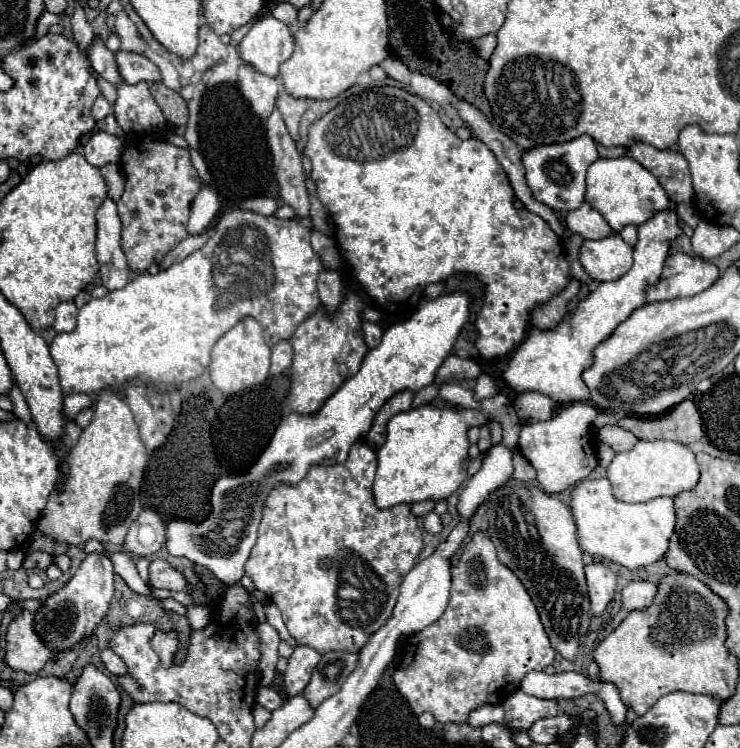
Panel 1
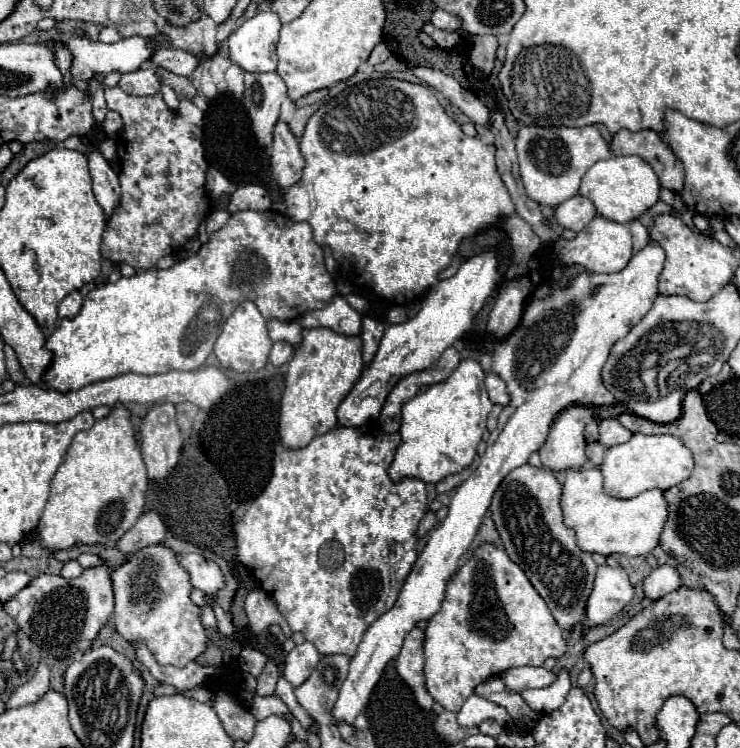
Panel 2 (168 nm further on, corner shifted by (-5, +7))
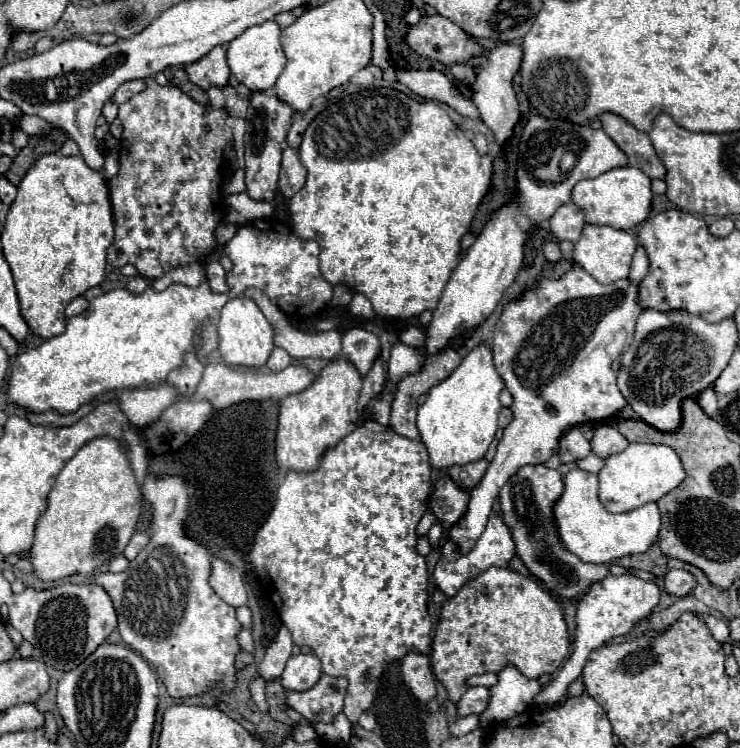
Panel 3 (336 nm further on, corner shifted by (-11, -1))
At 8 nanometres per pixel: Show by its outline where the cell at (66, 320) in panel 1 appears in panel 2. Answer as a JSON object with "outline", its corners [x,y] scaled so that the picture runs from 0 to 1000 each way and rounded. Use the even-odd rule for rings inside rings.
{"outline":[[[97,389],[95,394],[89,394],[86,400],[84,400],[84,405],[78,408],[78,421],[81,421],[81,426],[89,426],[89,424],[100,424],[105,416],[108,416],[108,410],[111,410],[111,394],[105,392],[105,389]]]}

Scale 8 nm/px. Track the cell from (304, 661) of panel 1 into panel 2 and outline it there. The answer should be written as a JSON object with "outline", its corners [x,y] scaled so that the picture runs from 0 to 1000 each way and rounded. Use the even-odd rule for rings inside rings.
{"outline":[[[419,857],[400,862],[384,881],[384,908],[395,918],[408,916],[419,905],[419,900],[430,889],[430,884],[432,884],[432,873]]]}

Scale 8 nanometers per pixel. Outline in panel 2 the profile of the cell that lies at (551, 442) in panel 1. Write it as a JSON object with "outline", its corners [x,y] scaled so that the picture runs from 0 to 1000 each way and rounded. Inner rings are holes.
{"outline":[[[773,541],[762,547],[757,560],[746,566],[735,598],[727,603],[732,622],[746,630],[786,624],[792,619],[789,571],[800,560],[803,549],[797,544]]]}

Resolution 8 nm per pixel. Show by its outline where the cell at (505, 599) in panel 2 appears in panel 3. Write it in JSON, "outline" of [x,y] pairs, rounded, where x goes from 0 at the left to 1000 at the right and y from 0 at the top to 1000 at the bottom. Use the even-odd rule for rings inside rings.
{"outline":[[[662,758],[643,774],[632,777],[614,798],[603,801],[603,806],[597,809],[581,881],[589,908],[600,916],[605,934],[616,943],[635,918],[630,913],[635,902],[649,902],[657,897],[676,900],[681,892],[697,892],[705,902],[727,908],[735,900],[754,897],[768,876],[768,868],[768,838],[754,803],[741,790],[727,785],[727,779],[714,769],[705,769],[686,758]]]}

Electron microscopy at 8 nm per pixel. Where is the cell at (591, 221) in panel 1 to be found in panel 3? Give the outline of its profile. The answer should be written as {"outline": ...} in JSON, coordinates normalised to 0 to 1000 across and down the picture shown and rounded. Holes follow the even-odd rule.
{"outline":[[[768,271],[768,274],[759,274],[743,293],[743,311],[757,322],[768,320],[778,325],[784,320],[789,301],[792,301],[789,282],[781,274]]]}

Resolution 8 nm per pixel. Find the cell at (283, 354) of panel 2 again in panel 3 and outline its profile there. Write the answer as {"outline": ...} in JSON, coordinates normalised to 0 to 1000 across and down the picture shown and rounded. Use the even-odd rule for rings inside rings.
{"outline":[[[370,467],[368,469],[368,475],[365,475],[365,480],[362,480],[362,485],[359,485],[368,496],[384,496],[386,491],[392,491],[395,488],[395,477],[384,469],[384,467]]]}

